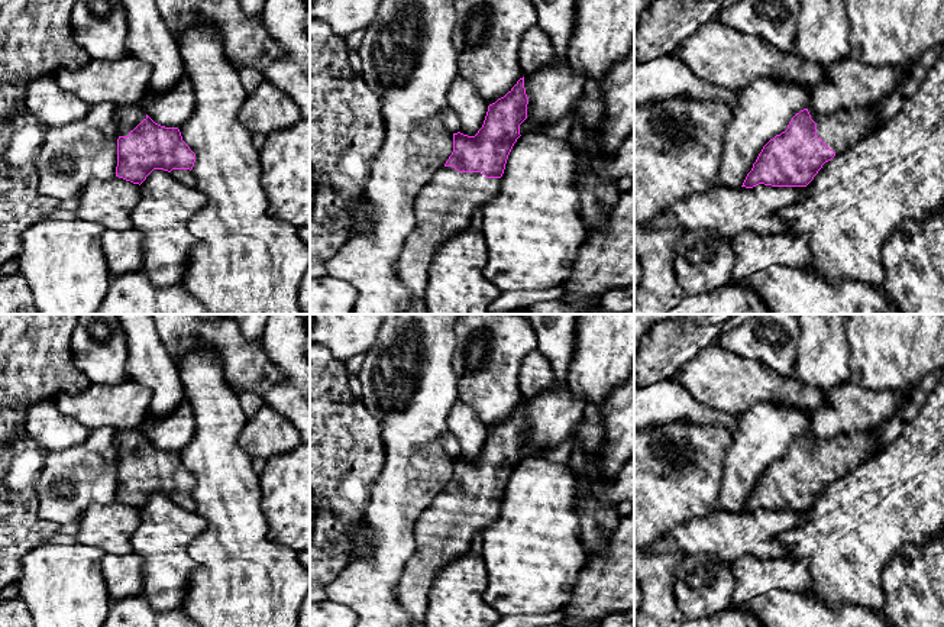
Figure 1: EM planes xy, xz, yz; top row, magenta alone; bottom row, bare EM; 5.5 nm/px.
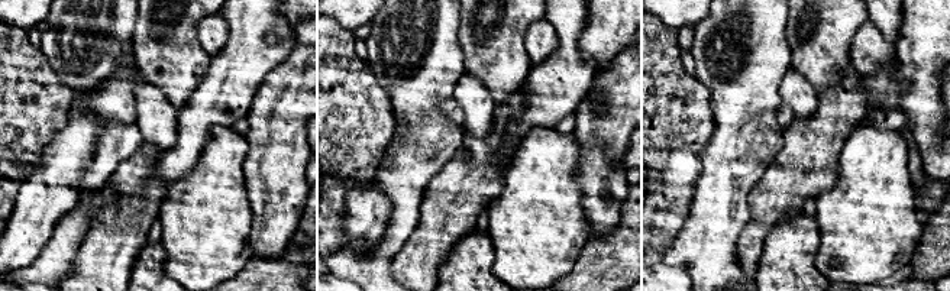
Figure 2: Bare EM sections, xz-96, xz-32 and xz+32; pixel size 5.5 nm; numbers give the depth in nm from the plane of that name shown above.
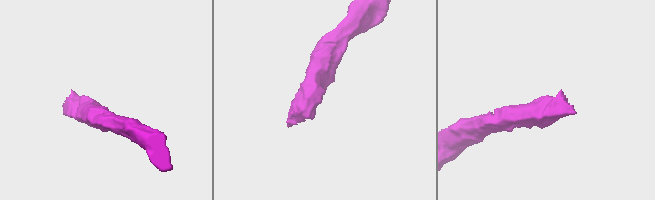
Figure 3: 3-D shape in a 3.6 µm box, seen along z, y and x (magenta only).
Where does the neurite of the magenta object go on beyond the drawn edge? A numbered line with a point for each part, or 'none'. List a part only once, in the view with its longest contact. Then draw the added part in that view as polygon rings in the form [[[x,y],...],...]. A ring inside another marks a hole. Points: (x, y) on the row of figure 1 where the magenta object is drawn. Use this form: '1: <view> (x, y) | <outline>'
1: xz (445, 206) | [[[440,168],[416,200],[416,227],[405,239],[395,274],[405,290],[424,300],[429,271],[444,240],[465,230],[473,211],[498,194],[501,178]]]

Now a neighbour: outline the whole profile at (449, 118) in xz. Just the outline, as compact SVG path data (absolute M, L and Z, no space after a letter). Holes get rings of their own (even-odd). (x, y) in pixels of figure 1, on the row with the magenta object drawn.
M447 107L447 109L442 110L440 119L443 120L443 123L446 126L452 127L452 133L458 133L459 132L460 122L459 122L458 114L452 109Z

